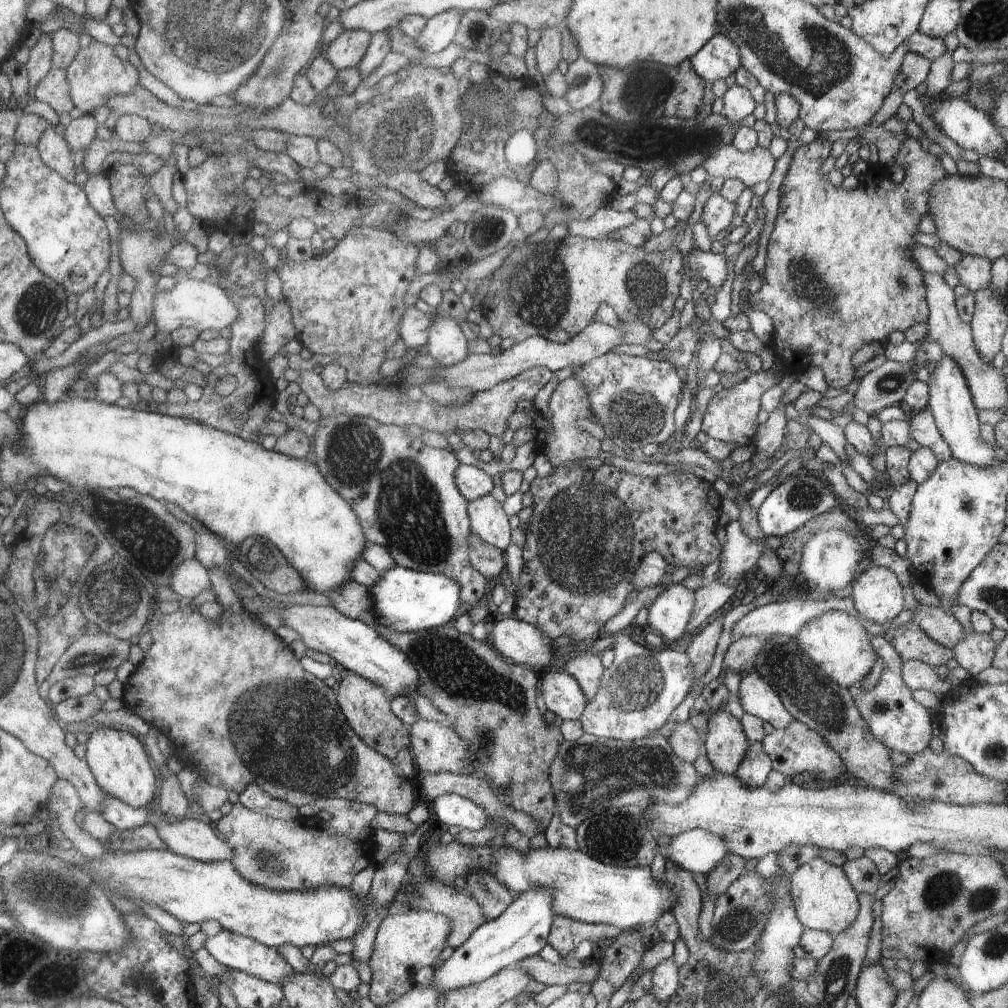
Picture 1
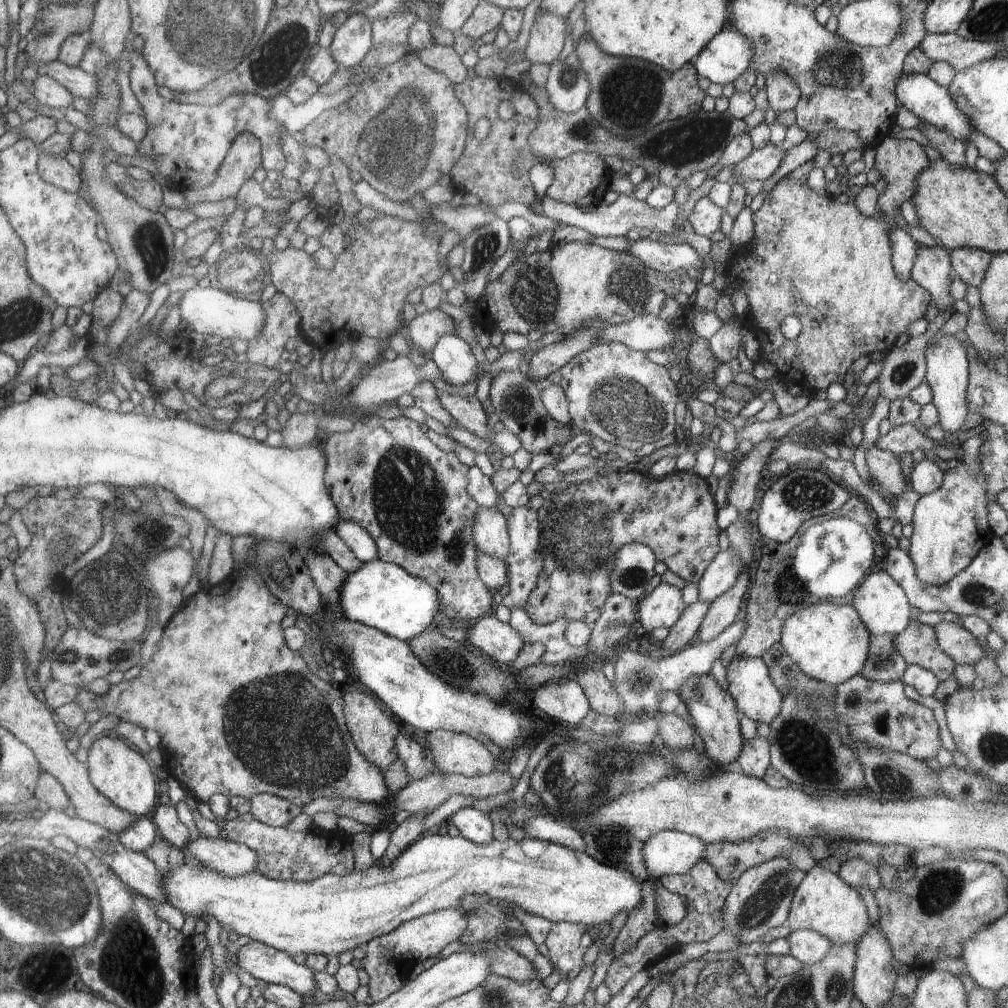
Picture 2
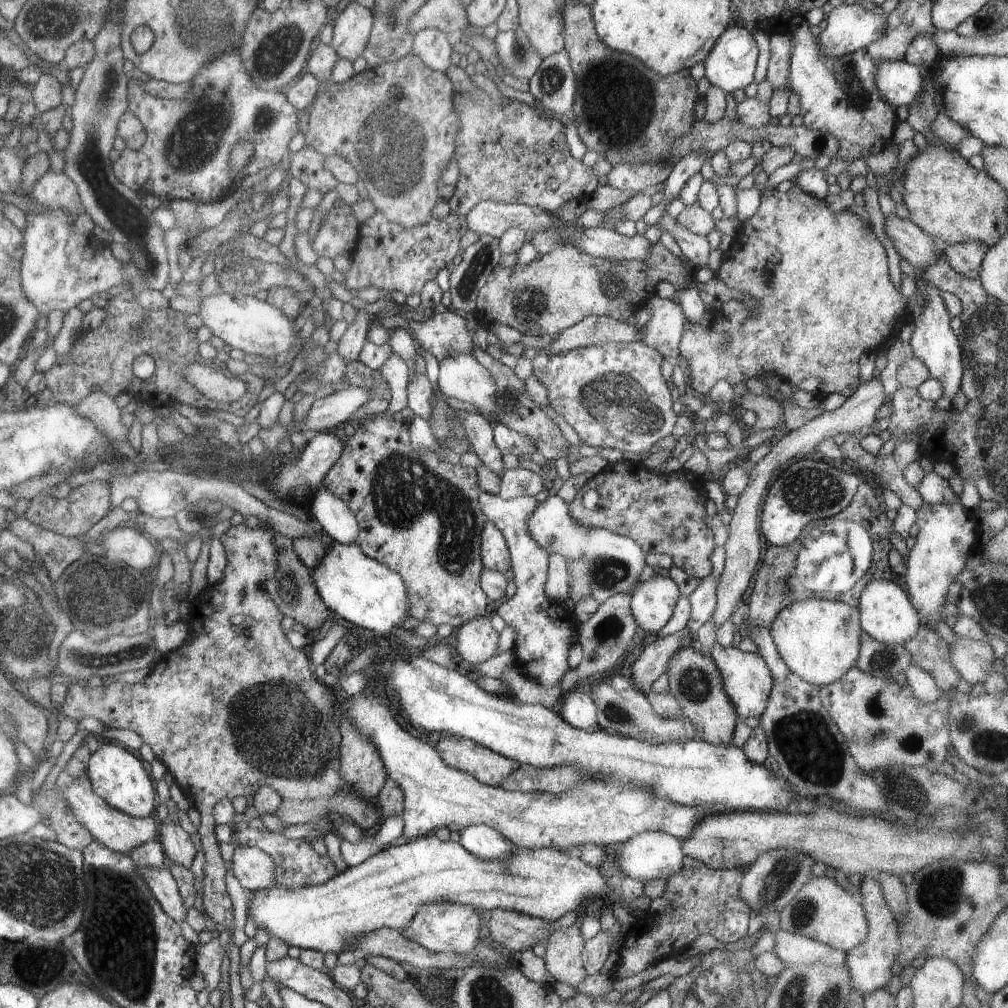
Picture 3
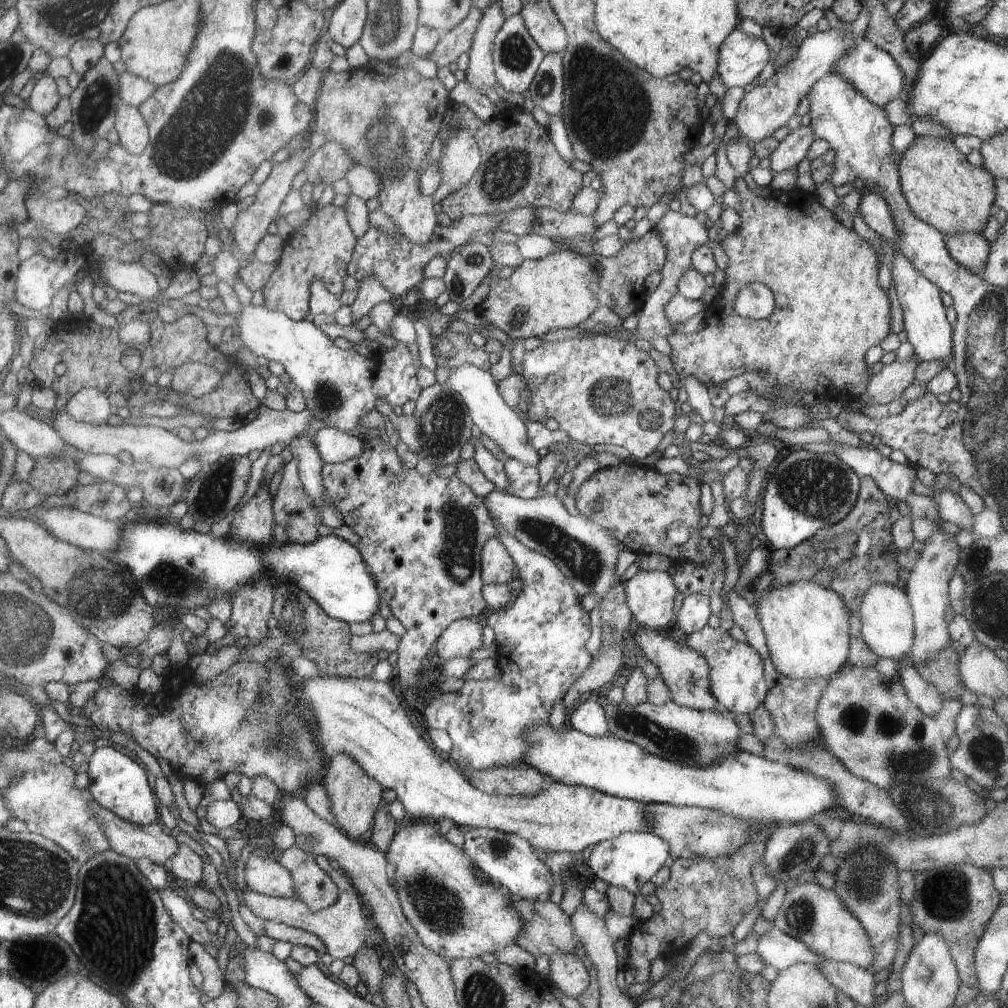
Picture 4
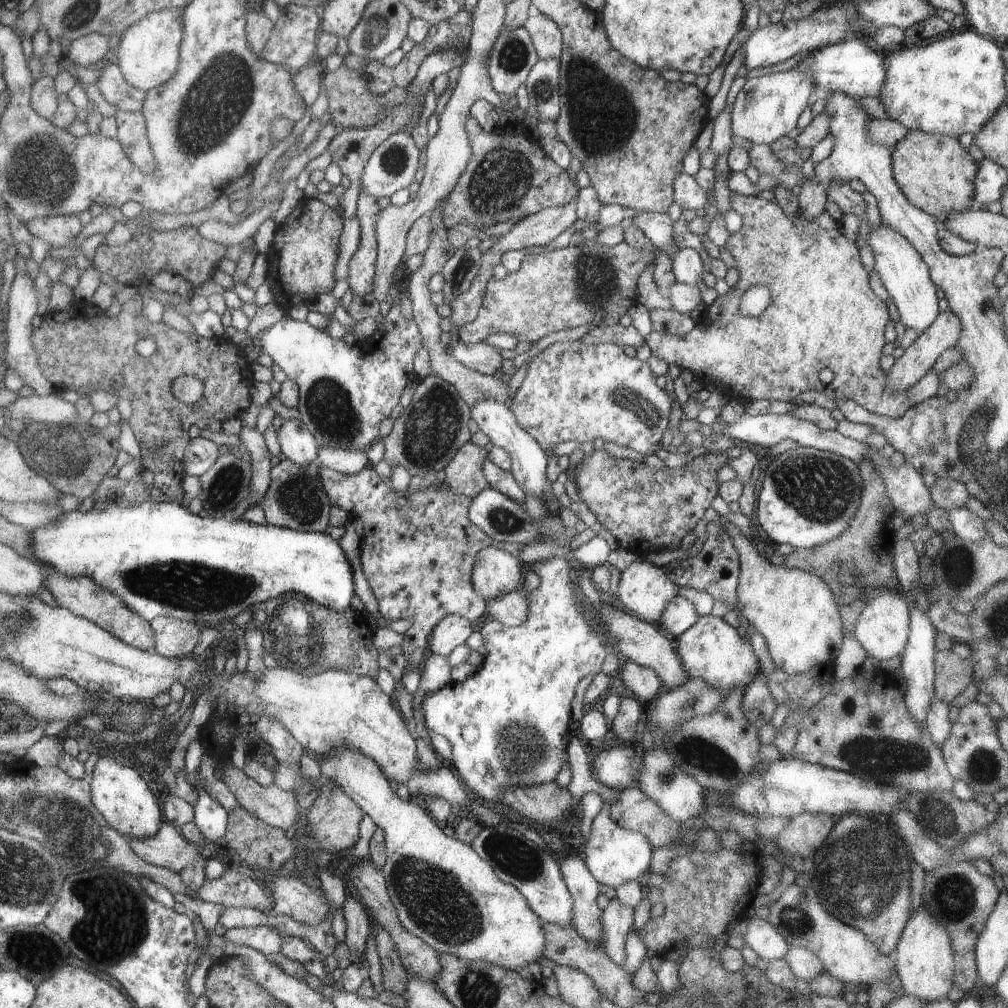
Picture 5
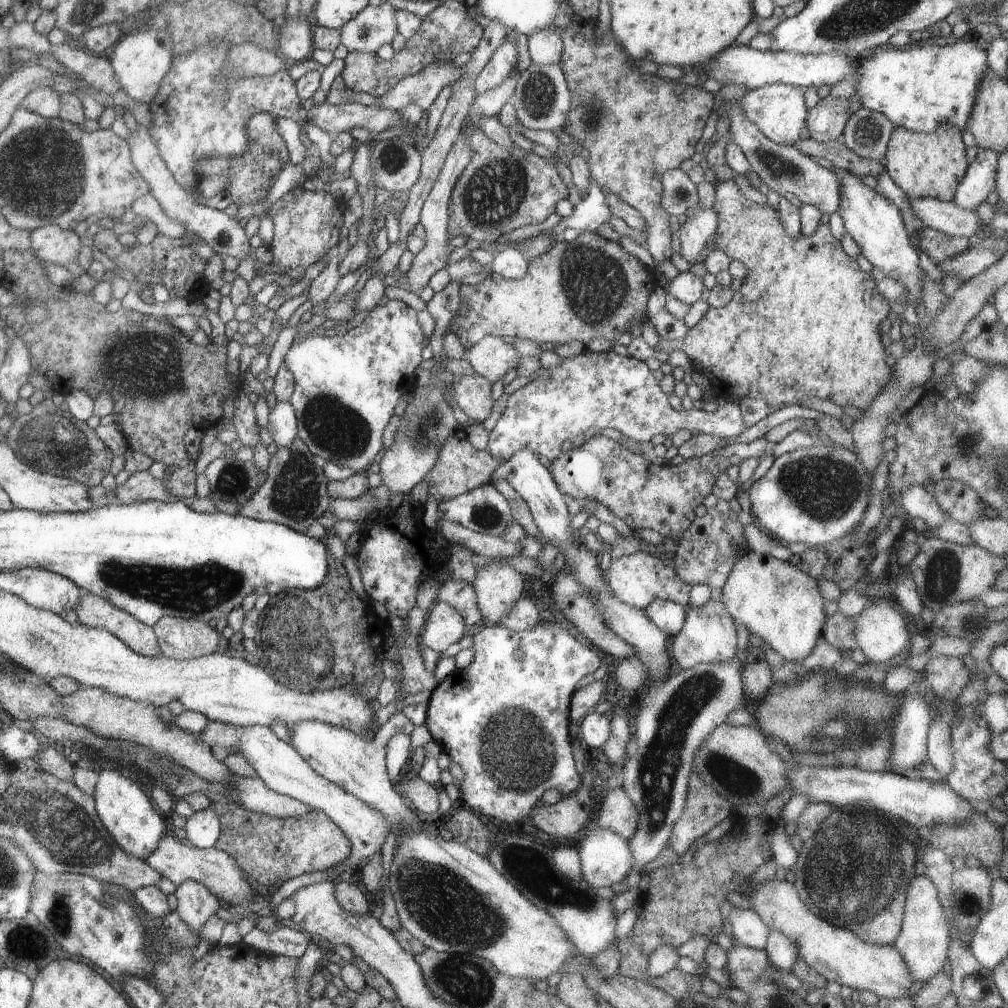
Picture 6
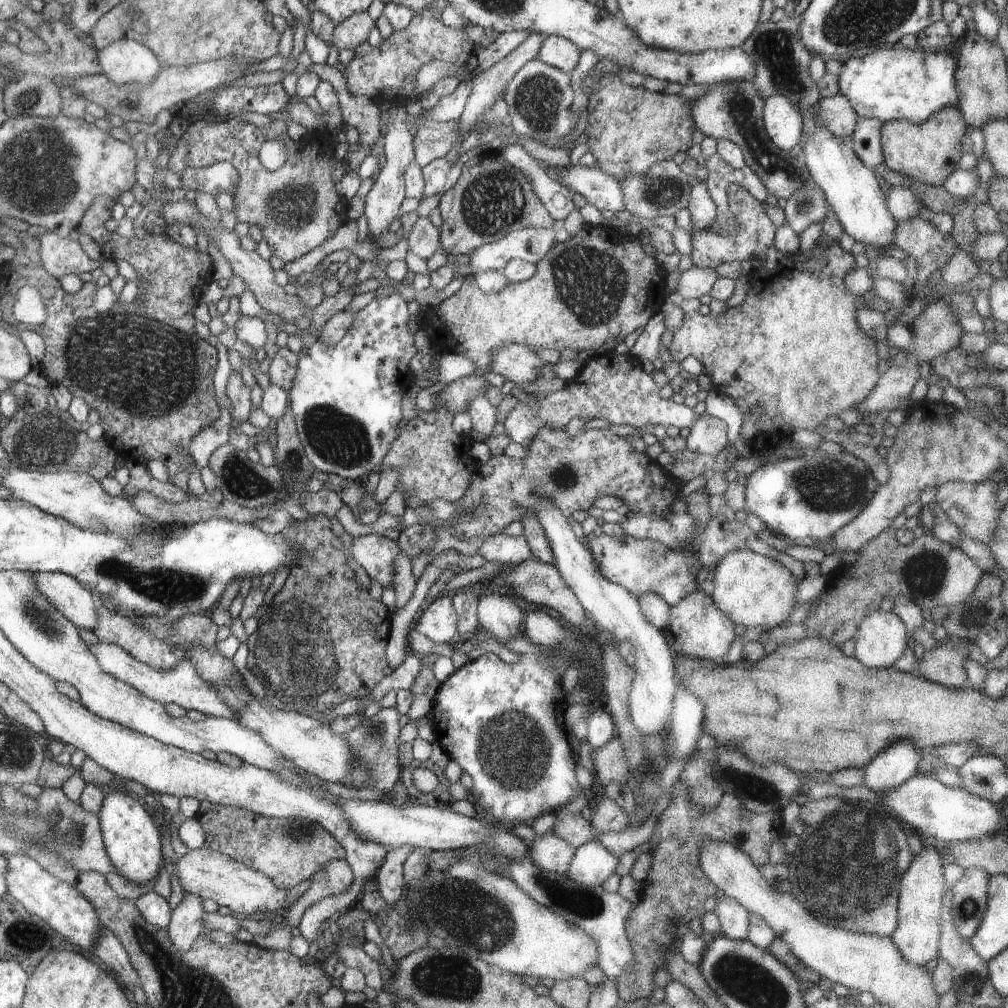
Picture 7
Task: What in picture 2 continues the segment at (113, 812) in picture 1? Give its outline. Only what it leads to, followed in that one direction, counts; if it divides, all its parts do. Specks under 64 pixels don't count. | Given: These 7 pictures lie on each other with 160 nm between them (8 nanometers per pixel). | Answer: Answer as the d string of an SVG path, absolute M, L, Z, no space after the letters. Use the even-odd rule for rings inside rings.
M145 815L137 816L132 826L118 834L122 846L139 853L148 851L158 837L156 825Z

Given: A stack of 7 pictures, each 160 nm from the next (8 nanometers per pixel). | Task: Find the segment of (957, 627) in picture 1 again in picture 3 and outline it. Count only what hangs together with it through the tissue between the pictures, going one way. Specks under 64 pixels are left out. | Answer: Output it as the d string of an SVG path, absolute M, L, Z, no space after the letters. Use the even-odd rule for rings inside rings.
M957 636L951 645L951 662L961 678L970 684L984 682L992 673L995 662L994 651L986 641L962 639Z

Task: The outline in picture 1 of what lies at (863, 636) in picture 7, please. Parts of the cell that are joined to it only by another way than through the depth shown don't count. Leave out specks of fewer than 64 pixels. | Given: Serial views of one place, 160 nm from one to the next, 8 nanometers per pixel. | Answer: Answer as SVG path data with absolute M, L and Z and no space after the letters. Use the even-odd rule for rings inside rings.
M870 565L853 580L852 595L857 614L873 623L891 623L904 609L904 587L890 569Z

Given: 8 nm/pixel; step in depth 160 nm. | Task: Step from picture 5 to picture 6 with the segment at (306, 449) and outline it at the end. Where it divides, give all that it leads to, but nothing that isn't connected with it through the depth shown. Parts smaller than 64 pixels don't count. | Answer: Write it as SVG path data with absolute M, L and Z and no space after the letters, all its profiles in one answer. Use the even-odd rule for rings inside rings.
M276 401L269 410L268 432L278 447L293 445L297 436L297 416L290 401Z

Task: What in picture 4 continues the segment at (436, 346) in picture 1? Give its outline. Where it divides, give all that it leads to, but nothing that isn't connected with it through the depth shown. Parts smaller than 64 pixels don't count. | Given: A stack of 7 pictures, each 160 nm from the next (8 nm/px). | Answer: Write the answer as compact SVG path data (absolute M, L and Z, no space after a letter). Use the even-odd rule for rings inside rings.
M462 365L457 367L447 378L446 384L462 397L476 432L486 434L509 458L518 460L524 466L537 466L541 458L537 448L529 443L524 416L516 414L502 398L497 382L492 378L489 371L479 369L474 365Z

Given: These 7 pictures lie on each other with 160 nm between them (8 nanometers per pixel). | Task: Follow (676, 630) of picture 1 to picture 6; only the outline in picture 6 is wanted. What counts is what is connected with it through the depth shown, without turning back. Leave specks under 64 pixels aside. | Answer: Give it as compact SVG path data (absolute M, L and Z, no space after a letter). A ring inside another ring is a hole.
M637 551L631 555L612 559L607 566L605 579L621 601L639 609L646 609L651 602L659 599L689 606L689 592L693 586L679 577L671 554L663 553L661 556L657 556L654 553Z

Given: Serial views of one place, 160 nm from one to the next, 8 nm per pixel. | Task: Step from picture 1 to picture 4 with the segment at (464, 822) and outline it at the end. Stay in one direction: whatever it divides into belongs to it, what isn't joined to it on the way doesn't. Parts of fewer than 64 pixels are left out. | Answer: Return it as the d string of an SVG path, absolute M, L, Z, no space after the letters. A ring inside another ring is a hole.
M486 827L463 830L463 849L471 855L475 866L490 880L500 883L509 890L515 900L538 900L544 894L552 892L554 881L548 866L536 856L534 847L525 838L514 833L505 833Z

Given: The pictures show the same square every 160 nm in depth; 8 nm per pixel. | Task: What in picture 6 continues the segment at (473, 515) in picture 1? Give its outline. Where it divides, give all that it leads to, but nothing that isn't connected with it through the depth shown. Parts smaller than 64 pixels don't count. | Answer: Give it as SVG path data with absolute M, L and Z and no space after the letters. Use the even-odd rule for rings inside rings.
M497 561L477 570L472 585L484 620L500 626L502 619L507 617L522 596L524 577L511 566Z

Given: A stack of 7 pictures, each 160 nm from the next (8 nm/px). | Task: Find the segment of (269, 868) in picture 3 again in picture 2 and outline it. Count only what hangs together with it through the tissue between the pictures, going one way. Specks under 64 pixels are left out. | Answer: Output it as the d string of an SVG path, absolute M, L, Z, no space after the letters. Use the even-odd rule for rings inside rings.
M200 836L188 843L186 854L195 856L204 867L227 876L254 873L258 853L248 845L228 841L226 838Z

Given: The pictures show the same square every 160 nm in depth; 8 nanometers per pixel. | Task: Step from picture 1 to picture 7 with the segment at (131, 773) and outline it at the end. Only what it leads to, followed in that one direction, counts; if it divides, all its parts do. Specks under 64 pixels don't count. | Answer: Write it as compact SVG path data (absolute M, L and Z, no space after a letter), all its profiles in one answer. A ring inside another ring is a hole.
M122 790L108 792L98 812L102 825L103 842L107 854L114 864L115 873L123 876L132 884L146 885L158 876L162 864L162 848L160 848L160 830L154 824L154 818L142 808L138 800L124 794Z

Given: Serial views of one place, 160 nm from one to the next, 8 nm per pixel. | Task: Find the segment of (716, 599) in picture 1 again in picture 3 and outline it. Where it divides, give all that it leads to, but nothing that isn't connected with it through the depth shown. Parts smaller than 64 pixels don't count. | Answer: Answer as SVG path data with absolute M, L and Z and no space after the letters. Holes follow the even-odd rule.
M687 626L664 638L658 637L655 642L648 644L632 664L629 679L632 686L645 695L650 692L652 683L667 669L672 655L684 644L683 638L690 634Z

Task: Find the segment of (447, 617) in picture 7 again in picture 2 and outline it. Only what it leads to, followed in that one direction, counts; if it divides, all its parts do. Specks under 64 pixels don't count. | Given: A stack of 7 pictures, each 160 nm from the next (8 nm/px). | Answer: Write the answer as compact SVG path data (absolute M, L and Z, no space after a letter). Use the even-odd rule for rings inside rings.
M492 615L472 622L465 640L471 642L481 653L505 664L516 659L525 643L522 635L510 624L502 624Z

